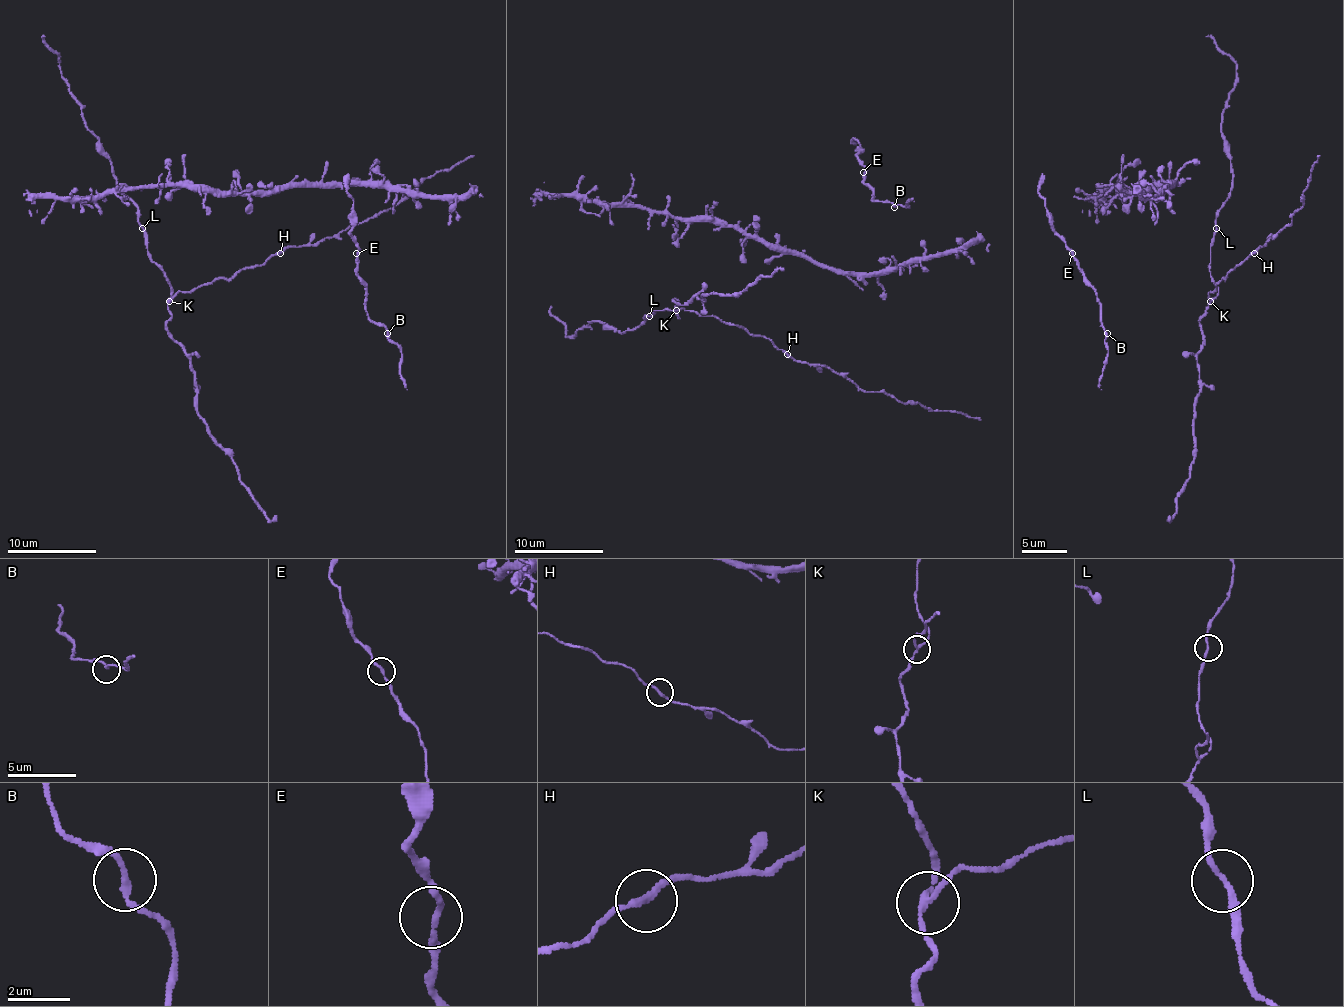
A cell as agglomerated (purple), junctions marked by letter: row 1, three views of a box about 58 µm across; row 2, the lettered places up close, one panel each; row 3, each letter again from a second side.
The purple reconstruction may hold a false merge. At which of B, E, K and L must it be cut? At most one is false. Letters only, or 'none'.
K

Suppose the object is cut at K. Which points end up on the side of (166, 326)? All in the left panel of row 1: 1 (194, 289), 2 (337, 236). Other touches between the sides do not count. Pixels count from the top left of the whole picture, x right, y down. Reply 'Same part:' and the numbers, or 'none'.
Same part: none

